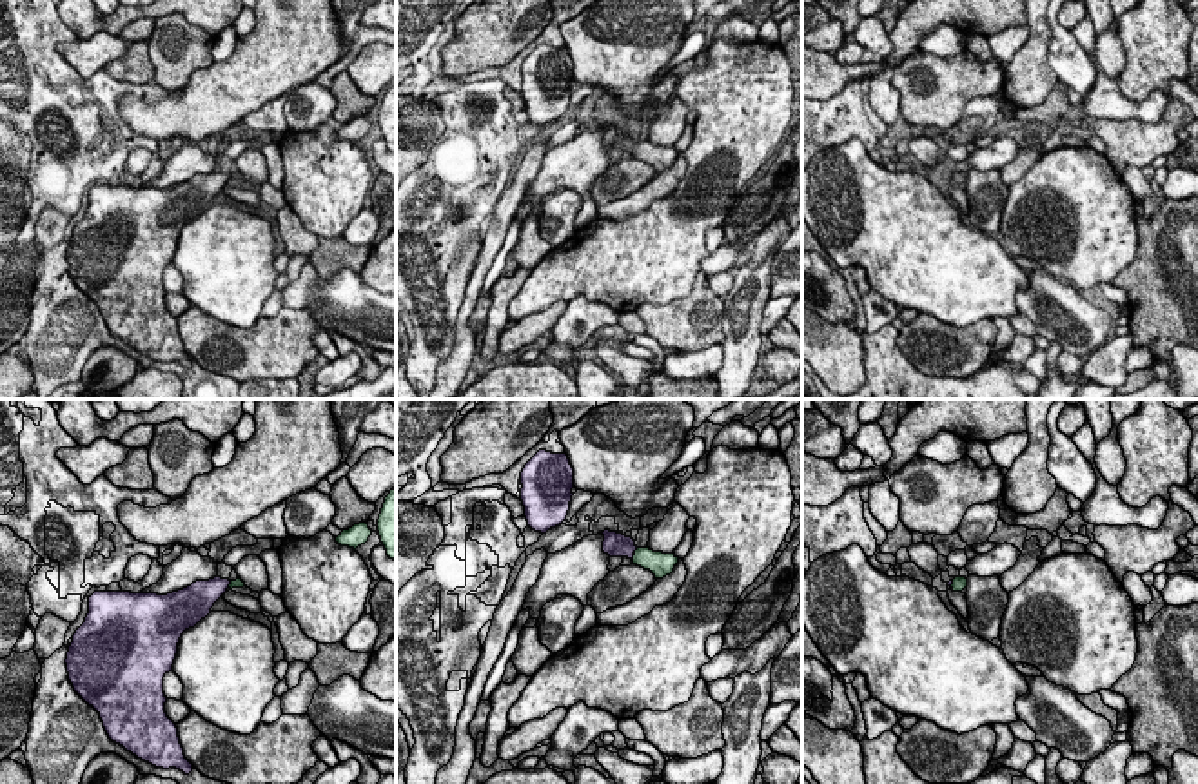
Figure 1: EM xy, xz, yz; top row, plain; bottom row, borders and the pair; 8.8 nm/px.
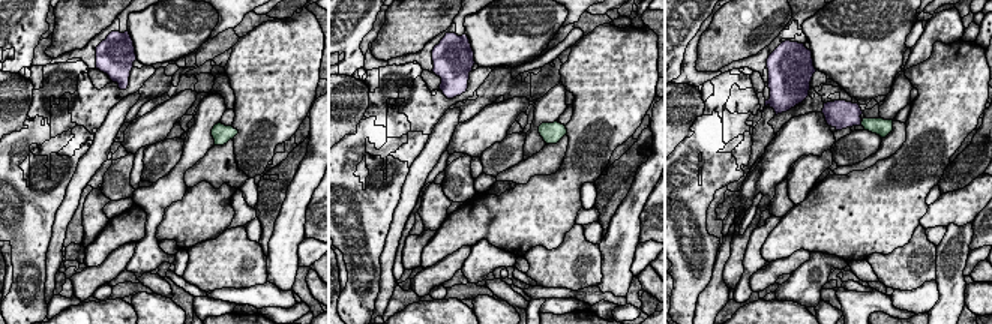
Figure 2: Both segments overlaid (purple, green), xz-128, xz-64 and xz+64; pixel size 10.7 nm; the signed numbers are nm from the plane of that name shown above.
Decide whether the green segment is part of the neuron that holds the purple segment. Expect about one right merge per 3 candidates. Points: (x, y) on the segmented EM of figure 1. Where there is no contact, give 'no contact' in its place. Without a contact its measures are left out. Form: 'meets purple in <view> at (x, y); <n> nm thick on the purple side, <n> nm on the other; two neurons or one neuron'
meets purple in xy at (229, 583); 240 nm thick on the purple side, 90 nm on the other; one neuron

